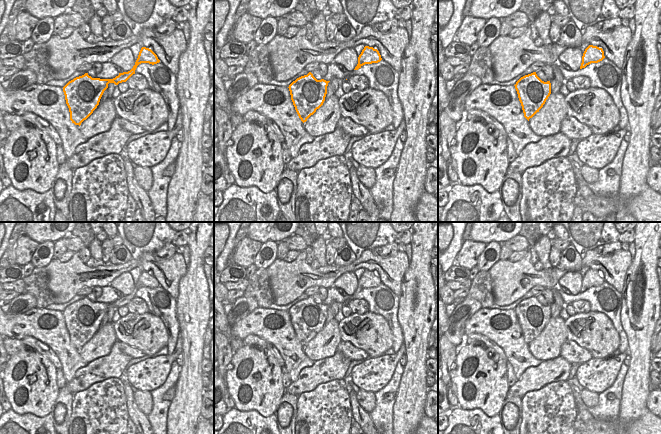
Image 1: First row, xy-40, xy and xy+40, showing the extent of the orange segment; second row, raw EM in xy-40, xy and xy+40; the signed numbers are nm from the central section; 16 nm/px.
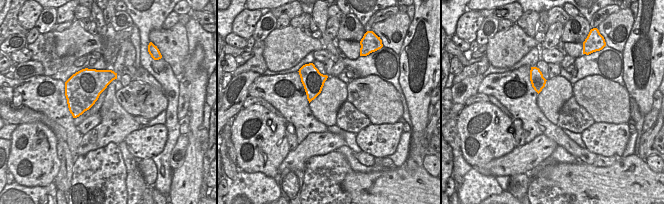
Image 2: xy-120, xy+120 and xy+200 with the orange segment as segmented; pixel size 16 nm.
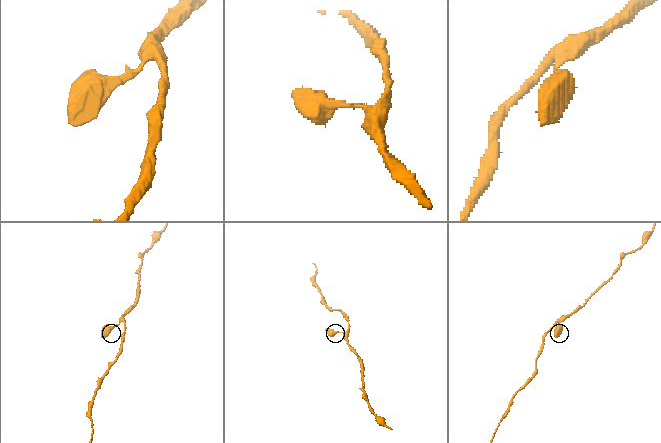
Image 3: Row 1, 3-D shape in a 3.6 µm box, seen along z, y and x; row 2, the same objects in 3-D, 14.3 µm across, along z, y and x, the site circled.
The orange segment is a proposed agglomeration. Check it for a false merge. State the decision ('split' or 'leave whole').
leave whole

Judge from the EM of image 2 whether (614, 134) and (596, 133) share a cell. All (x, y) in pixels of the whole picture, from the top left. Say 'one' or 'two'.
one

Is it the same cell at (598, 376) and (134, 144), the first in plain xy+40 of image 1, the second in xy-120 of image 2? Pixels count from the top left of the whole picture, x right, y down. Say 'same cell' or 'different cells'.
same cell

